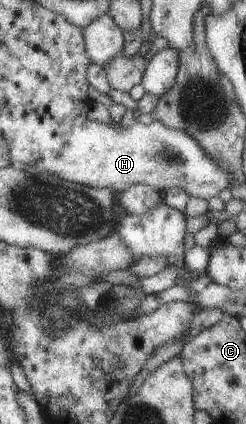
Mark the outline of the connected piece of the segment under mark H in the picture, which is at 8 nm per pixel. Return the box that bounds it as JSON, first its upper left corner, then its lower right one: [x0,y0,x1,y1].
[24,119,230,200]

